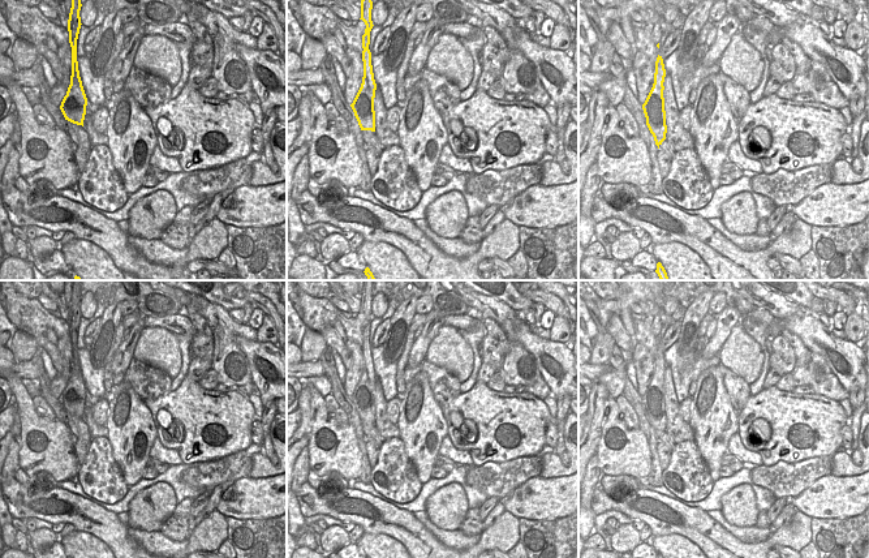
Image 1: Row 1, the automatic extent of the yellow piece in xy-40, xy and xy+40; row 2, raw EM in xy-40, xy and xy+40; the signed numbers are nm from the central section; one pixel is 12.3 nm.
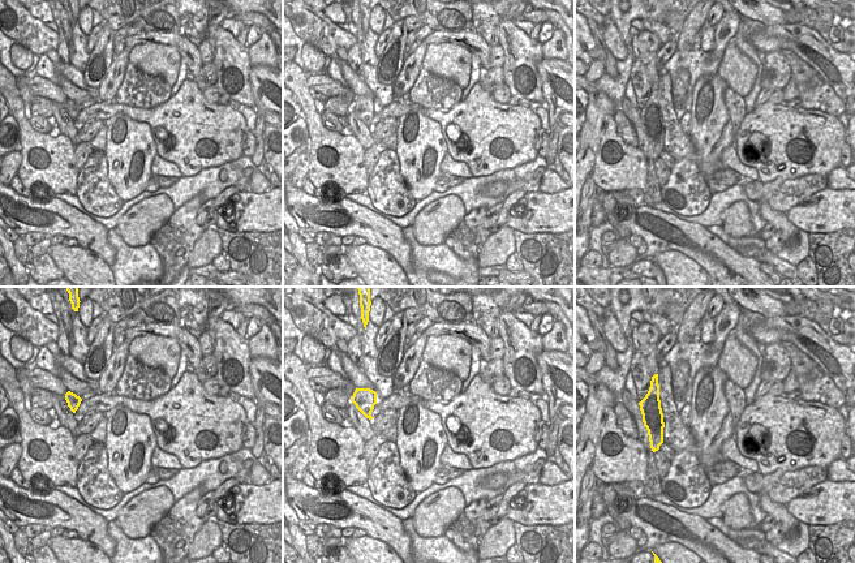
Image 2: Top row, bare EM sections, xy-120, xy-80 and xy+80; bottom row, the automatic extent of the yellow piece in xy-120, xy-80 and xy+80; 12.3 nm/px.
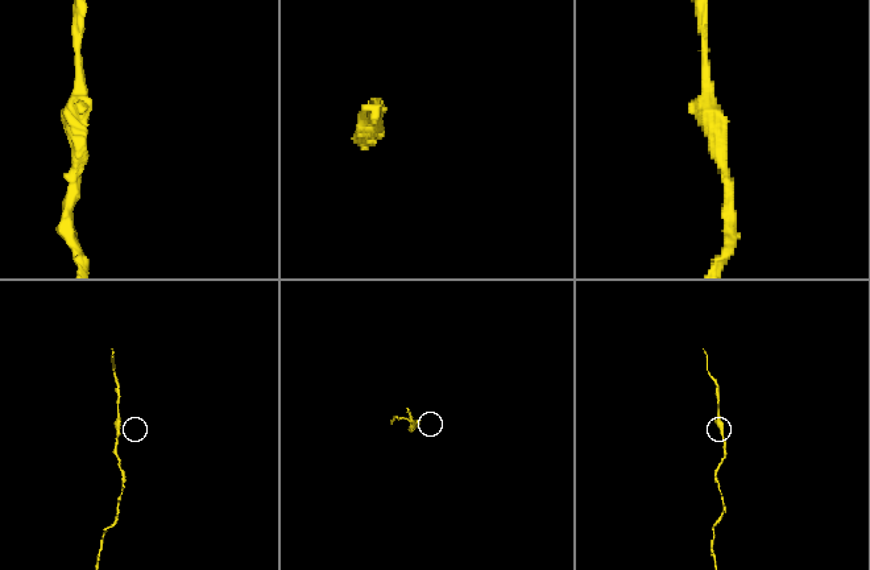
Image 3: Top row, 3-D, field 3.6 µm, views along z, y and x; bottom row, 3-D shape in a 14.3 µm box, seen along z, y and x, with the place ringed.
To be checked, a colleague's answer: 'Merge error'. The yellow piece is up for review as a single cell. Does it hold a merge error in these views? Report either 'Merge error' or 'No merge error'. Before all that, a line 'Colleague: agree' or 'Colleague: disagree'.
Colleague: agree
Merge error

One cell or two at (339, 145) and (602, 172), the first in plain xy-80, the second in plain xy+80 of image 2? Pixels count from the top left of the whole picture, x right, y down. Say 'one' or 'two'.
one

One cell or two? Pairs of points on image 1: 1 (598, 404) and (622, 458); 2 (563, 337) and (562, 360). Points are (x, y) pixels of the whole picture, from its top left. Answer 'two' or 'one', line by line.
1: two
2: two

